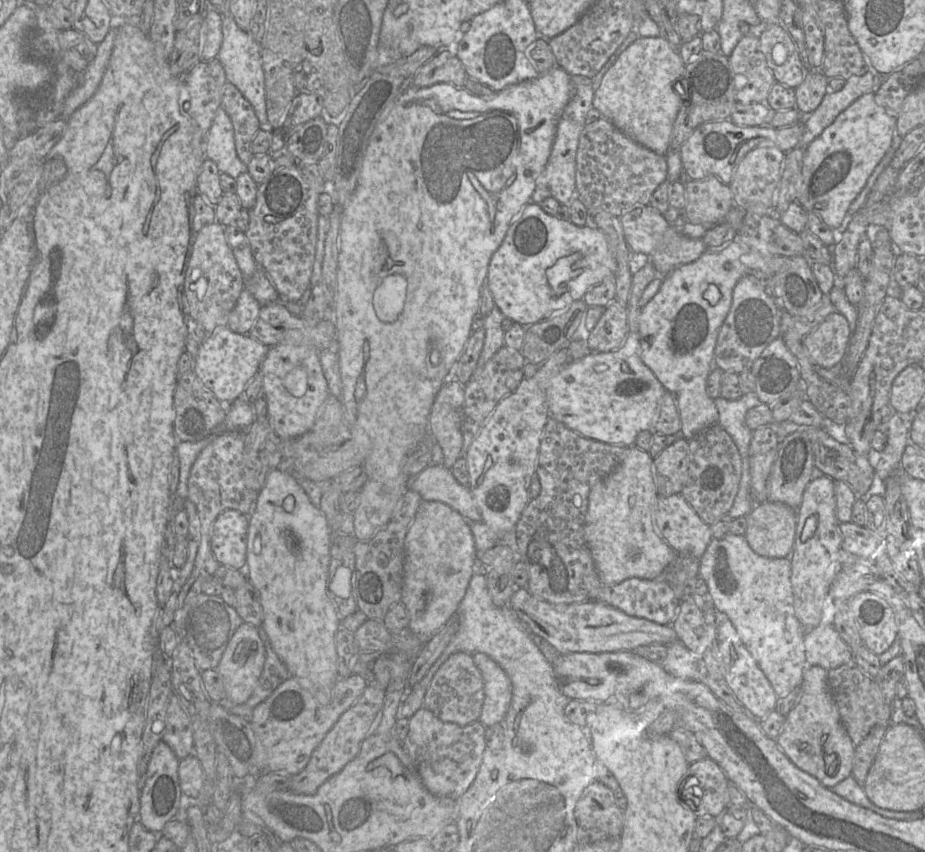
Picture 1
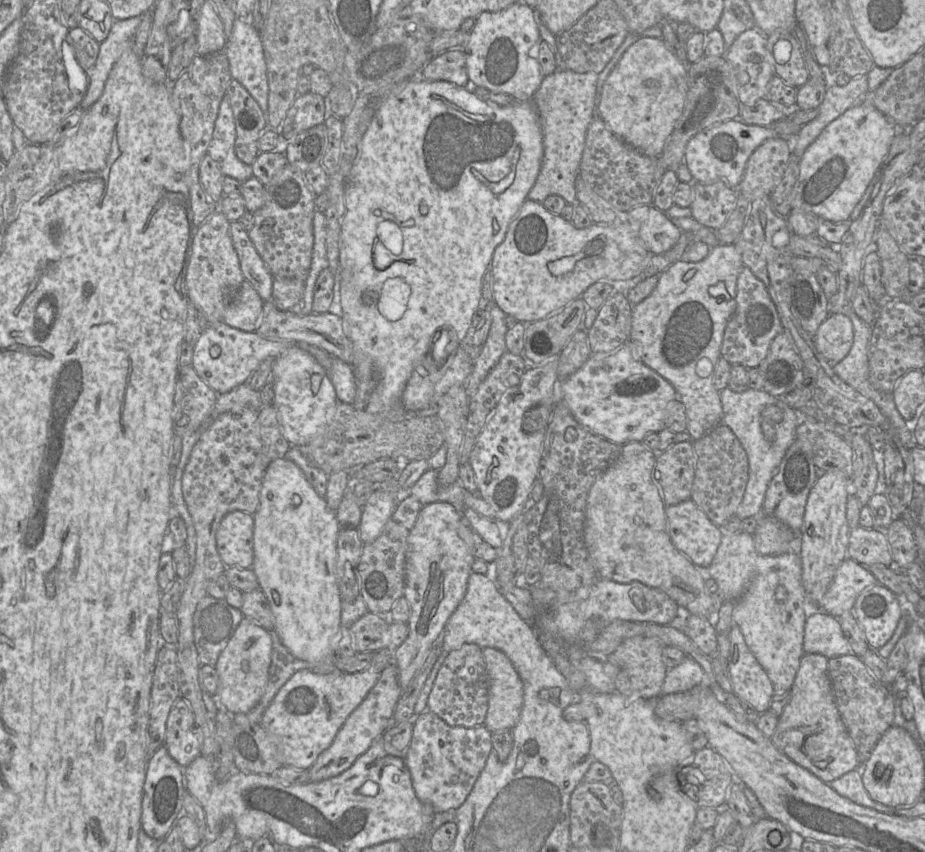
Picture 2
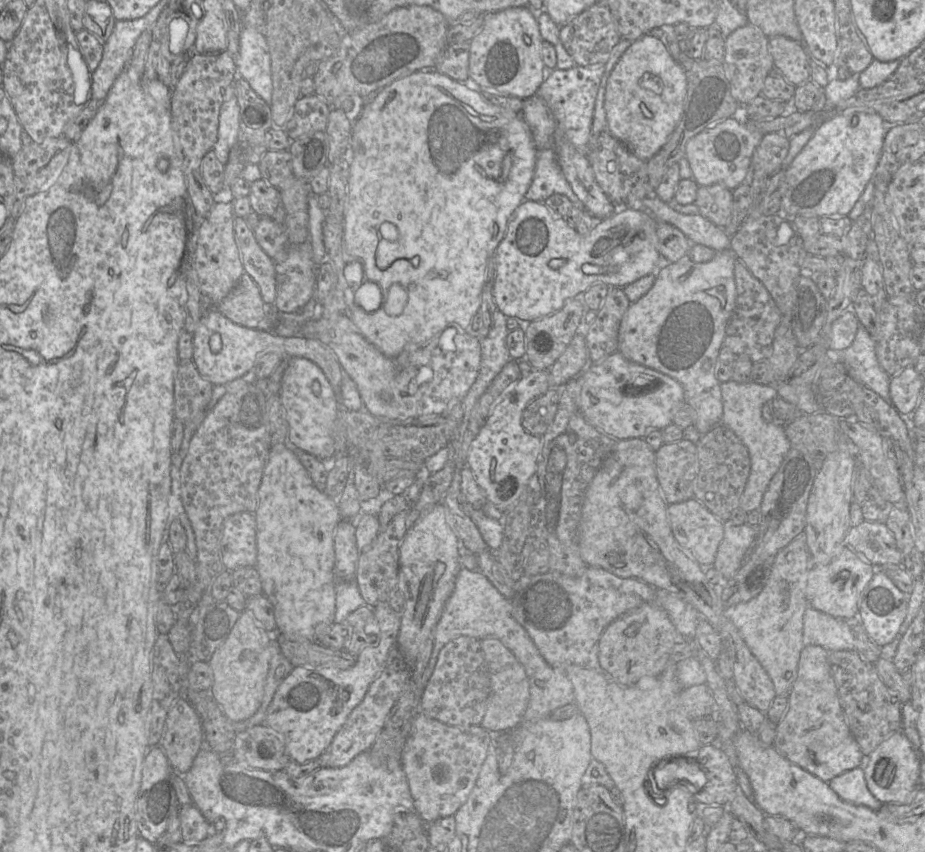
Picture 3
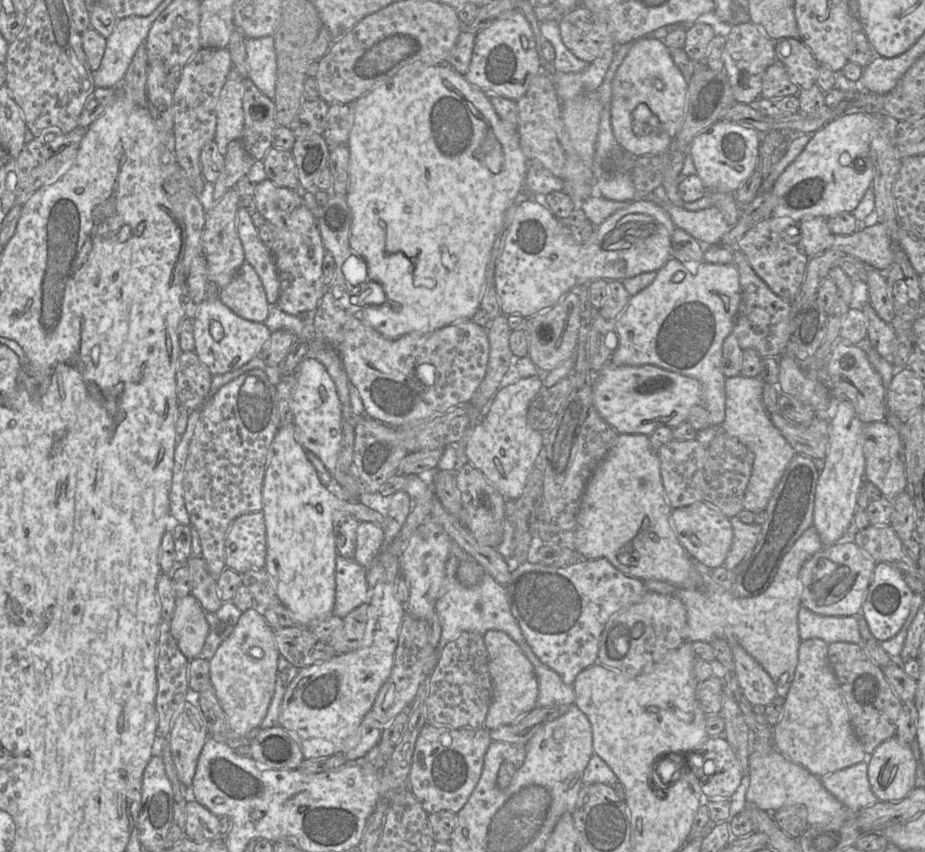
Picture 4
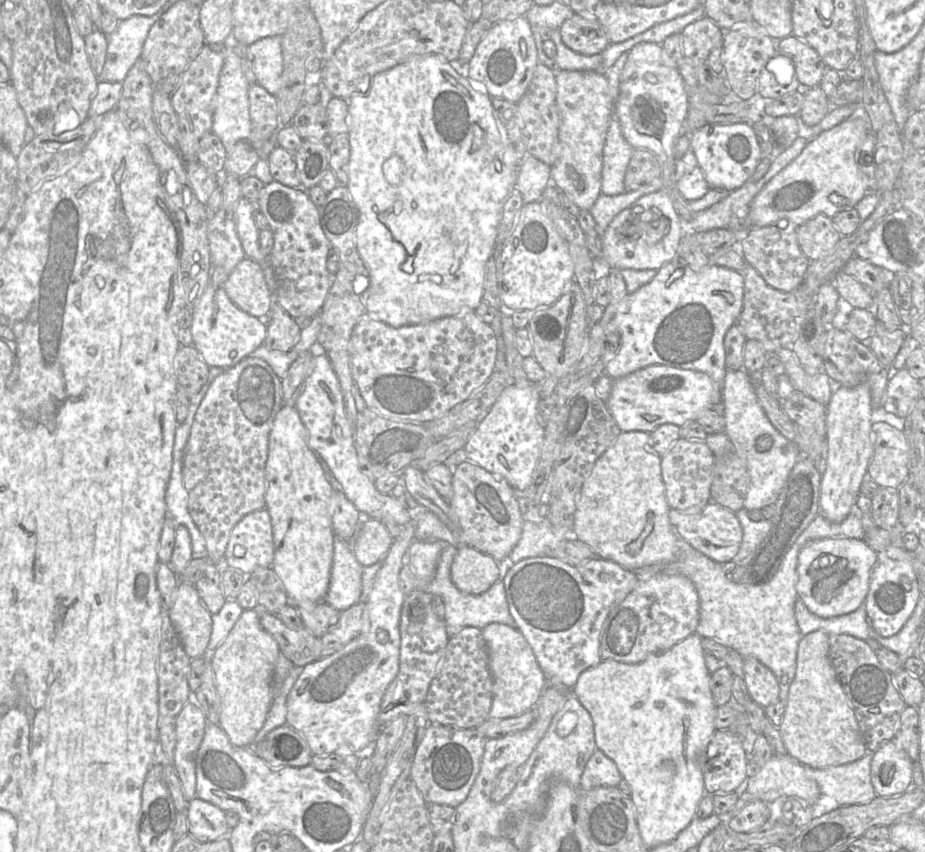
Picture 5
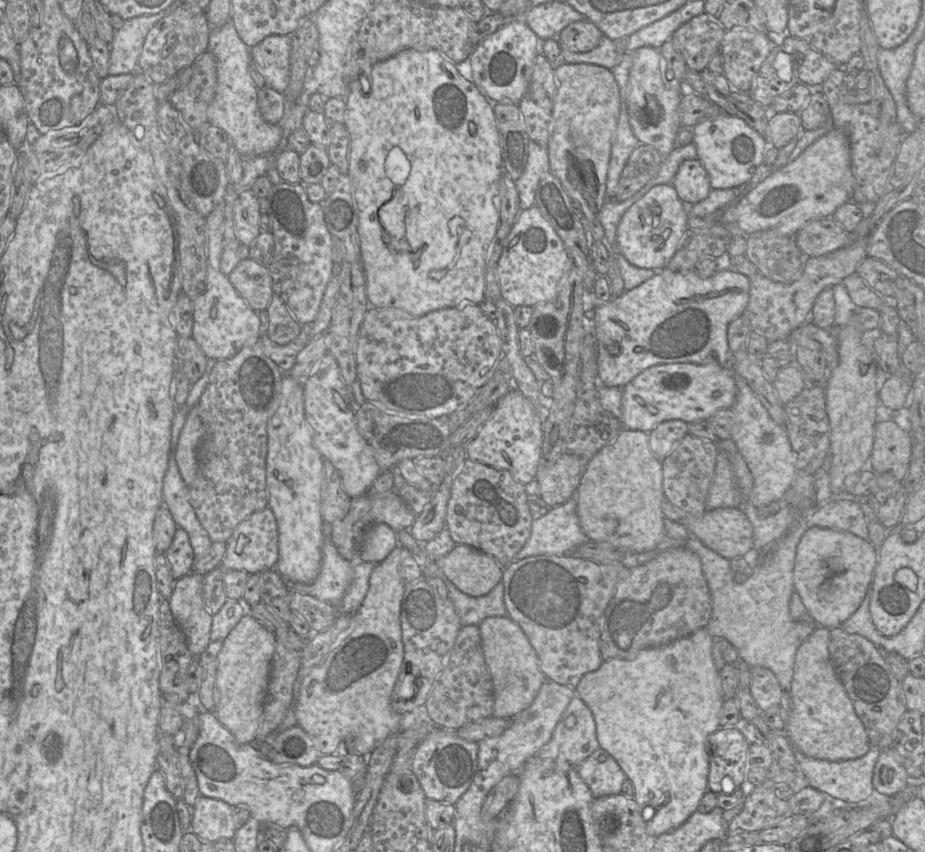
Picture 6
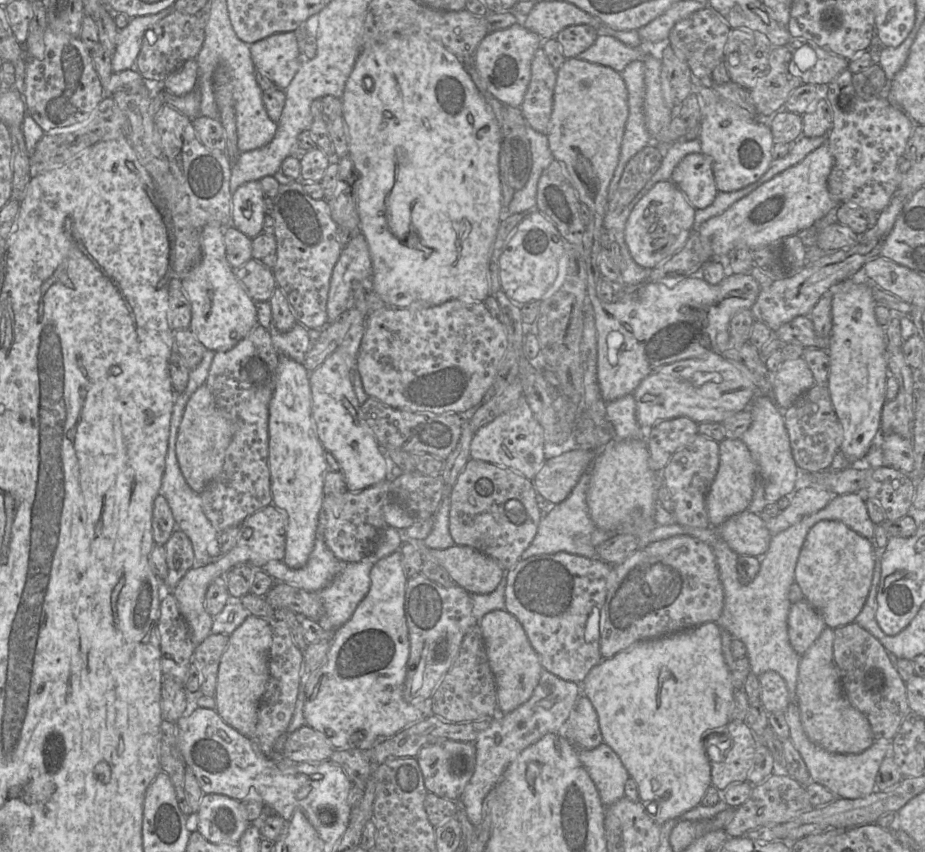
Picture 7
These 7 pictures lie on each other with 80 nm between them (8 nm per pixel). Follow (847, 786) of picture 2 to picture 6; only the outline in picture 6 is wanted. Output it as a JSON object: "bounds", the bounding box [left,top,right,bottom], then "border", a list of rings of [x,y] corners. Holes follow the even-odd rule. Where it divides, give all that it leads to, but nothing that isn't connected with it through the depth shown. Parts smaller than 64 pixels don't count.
{"bounds":[792,745,882,803],"border":[[[792,745],[792,750],[808,785],[830,796],[845,802],[858,803],[866,800],[874,791],[873,771],[882,749],[872,746],[867,753],[856,759],[829,761],[815,759],[804,755]]]}

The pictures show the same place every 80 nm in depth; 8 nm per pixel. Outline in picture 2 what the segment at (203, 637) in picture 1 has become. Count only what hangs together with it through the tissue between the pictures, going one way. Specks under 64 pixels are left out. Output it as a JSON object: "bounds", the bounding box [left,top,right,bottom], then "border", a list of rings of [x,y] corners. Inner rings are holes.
{"bounds":[193,595,243,667],"border":[[[206,595],[198,602],[193,615],[193,632],[194,644],[200,665],[215,667],[220,653],[226,647],[243,617],[240,609],[230,606],[225,598],[217,599]]]}

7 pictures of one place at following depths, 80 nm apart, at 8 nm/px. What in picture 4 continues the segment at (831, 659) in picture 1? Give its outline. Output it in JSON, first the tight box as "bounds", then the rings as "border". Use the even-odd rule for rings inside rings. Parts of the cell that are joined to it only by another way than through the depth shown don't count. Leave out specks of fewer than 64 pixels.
{"bounds":[798,605,863,645],"border":[[[801,605],[798,611],[798,628],[801,641],[820,638],[827,644],[850,642],[862,645],[863,643],[855,615],[824,616]]]}

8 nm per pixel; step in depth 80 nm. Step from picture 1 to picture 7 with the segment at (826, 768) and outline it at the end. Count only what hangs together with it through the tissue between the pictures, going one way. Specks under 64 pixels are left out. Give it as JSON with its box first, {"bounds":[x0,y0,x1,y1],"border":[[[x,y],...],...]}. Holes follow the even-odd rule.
{"bounds":[796,627,875,754],"border":[[[825,627],[813,644],[800,656],[796,698],[800,720],[808,739],[822,749],[838,754],[859,754],[869,748],[875,738],[867,718],[859,712],[843,692],[840,674],[833,657],[834,629]]]}

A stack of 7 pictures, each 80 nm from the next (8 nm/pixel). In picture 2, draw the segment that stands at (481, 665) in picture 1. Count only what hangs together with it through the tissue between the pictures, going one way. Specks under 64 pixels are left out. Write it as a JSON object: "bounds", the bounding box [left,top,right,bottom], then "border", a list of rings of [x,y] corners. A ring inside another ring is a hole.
{"bounds":[482,649,524,733],"border":[[[482,649],[488,675],[489,701],[483,725],[490,733],[511,731],[516,725],[524,700],[522,680],[511,660],[502,651]]]}

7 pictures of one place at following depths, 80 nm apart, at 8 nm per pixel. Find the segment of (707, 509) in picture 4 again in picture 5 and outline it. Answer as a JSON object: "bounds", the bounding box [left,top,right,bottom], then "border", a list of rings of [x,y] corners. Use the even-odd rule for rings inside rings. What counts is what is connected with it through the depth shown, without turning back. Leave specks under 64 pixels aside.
{"bounds":[668,501,742,563],"border":[[[710,501],[696,513],[686,514],[670,508],[668,516],[675,533],[711,560],[726,563],[737,554],[742,541],[742,528],[735,512]]]}

